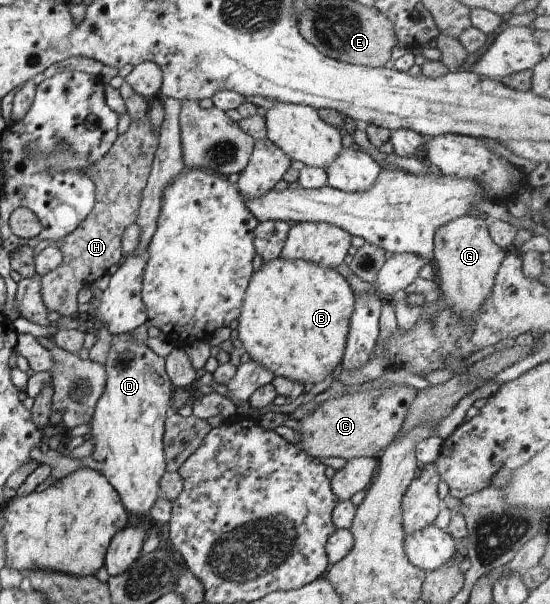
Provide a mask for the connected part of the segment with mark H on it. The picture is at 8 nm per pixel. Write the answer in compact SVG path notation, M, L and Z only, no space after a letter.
M147 115L139 122L132 121L129 130L118 137L111 150L88 168L88 177L96 188L95 206L80 227L77 227L75 231L56 244L61 249L63 255L61 266L41 276L40 293L47 311L57 312L60 316L76 316L78 314L79 303L77 296L79 291L106 275L111 265L121 265L123 263L122 236L125 229L136 221L142 194L150 175L152 162L154 161L154 154L158 149L158 137L159 135L157 136L153 132L153 126Z

